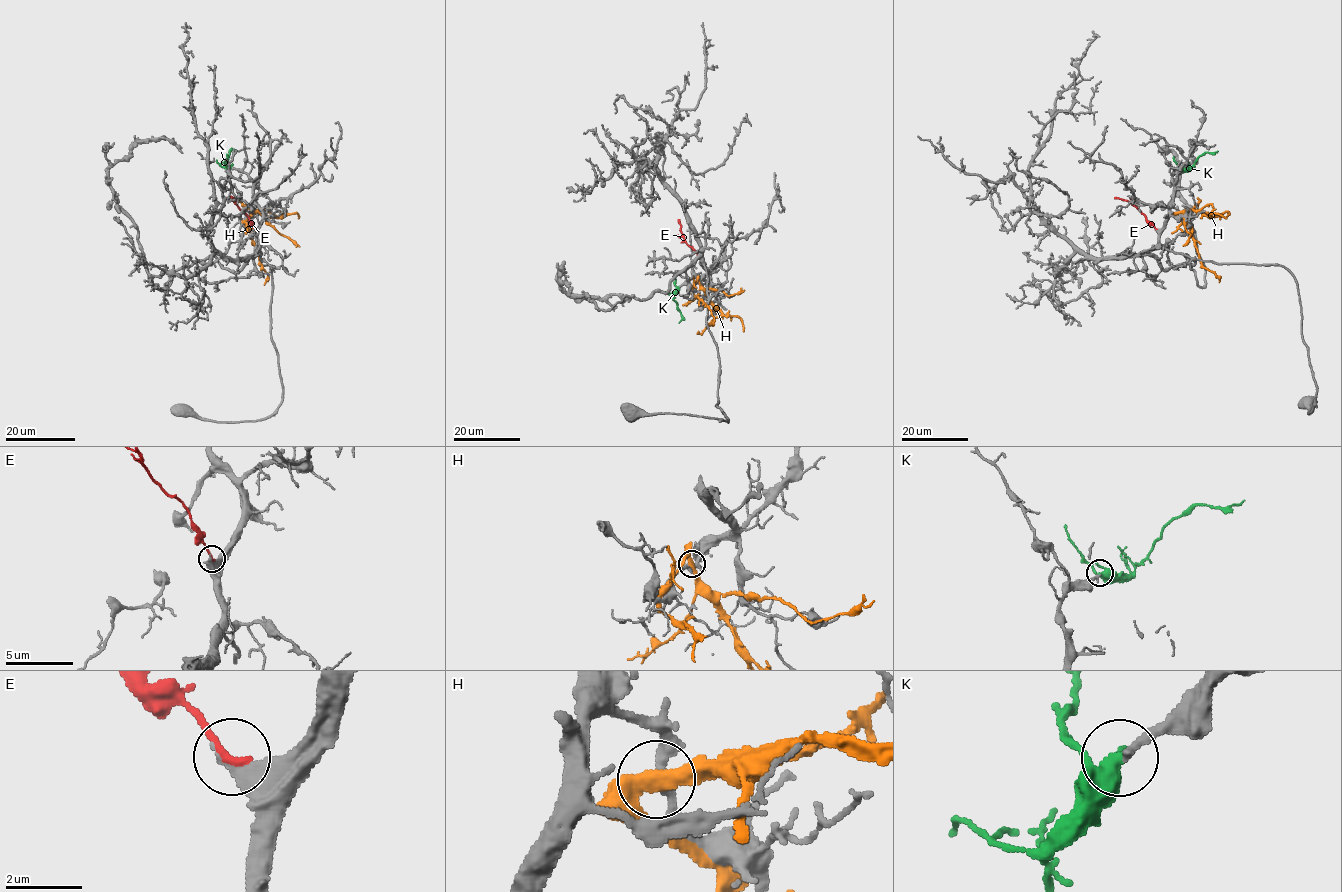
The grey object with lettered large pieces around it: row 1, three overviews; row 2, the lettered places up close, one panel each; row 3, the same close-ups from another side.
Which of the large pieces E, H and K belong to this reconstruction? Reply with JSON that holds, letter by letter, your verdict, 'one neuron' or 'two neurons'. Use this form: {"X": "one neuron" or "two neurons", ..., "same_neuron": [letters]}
{"E": "two neurons", "H": "two neurons", "K": "one neuron", "same_neuron": ["K"]}

